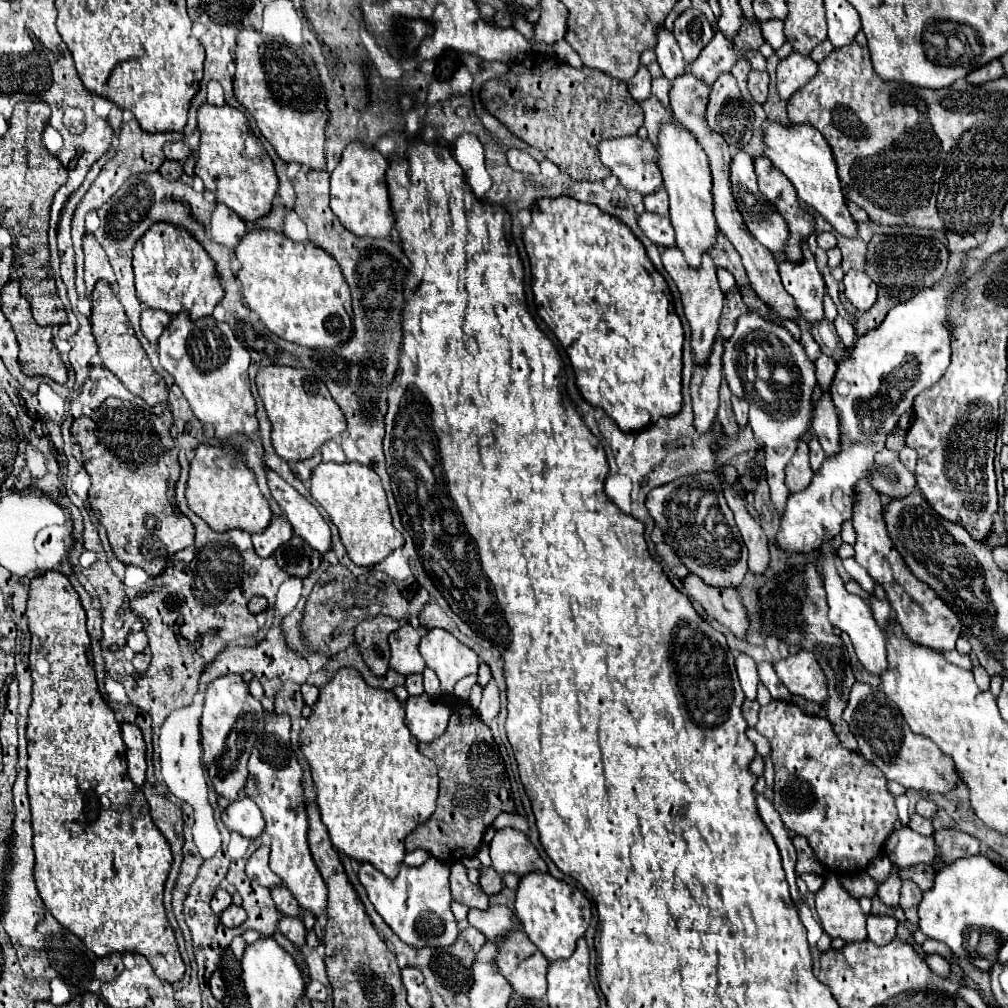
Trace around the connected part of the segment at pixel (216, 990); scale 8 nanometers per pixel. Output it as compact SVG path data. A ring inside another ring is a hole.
M220 972L212 974L212 978L210 978L210 990L212 990L212 994L214 994L216 1000L224 998L224 980L222 980Z

